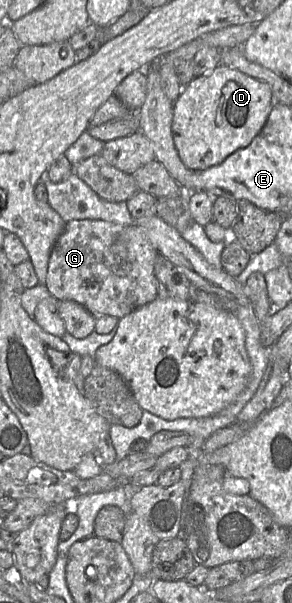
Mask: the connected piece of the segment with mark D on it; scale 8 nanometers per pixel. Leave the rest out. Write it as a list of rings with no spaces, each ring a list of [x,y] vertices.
[[[218,65],[212,71],[195,77],[184,86],[173,102],[172,137],[182,163],[192,171],[220,164],[230,154],[248,146],[265,125],[273,106],[271,87],[239,70]]]

